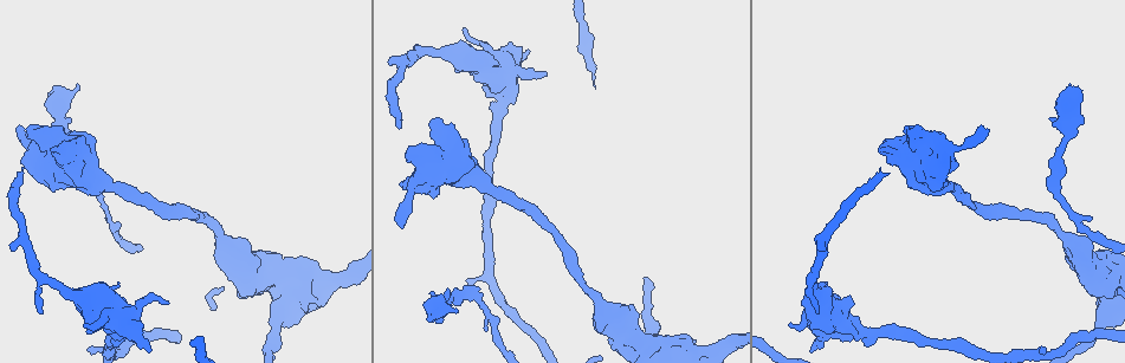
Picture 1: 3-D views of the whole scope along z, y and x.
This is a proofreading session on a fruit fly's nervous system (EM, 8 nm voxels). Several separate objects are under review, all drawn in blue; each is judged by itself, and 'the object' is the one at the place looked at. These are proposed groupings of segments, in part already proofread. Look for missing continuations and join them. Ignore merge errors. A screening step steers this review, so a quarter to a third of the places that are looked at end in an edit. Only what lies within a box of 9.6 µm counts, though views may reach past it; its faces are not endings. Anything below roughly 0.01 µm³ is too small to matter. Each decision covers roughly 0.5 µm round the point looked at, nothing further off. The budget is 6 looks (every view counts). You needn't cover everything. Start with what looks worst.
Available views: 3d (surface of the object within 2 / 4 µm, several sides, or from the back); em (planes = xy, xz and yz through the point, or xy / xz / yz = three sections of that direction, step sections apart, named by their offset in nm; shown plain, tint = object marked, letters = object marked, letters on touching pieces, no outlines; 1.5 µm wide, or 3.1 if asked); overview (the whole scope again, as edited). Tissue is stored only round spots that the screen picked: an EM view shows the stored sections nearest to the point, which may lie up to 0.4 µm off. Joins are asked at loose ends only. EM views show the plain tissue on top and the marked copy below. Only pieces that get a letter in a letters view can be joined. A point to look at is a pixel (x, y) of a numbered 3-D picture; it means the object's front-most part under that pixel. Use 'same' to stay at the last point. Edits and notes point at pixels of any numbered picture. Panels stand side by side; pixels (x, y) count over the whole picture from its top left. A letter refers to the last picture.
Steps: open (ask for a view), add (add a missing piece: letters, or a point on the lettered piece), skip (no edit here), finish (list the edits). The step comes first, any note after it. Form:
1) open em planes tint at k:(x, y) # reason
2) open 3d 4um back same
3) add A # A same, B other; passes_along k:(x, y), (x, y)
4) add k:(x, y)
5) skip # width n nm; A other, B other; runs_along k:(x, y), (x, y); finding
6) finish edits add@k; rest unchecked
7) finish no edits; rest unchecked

open 3d 2um at 1:(22, 175)

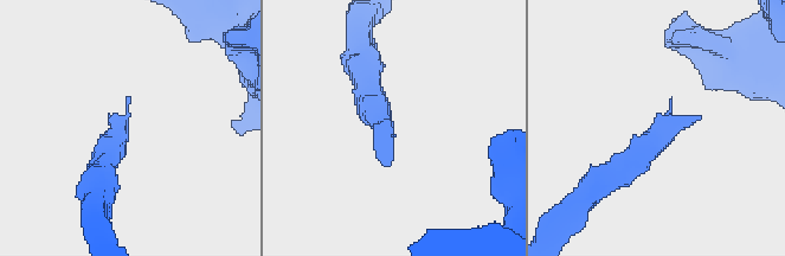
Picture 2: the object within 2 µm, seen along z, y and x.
open em yz step 4 tint at 2:(389, 160)

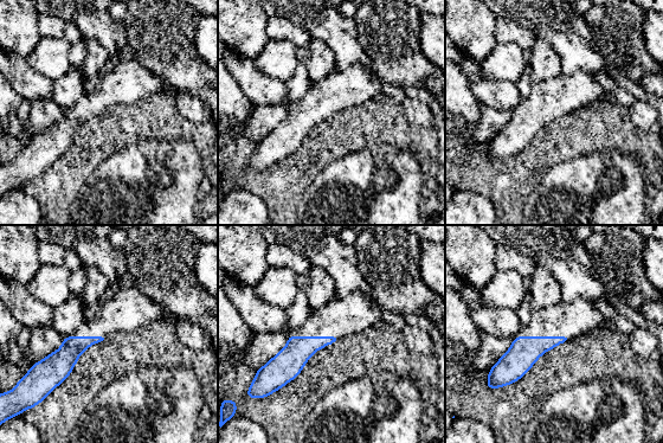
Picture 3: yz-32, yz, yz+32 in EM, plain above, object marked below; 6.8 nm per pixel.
open em planes letters same # another direction

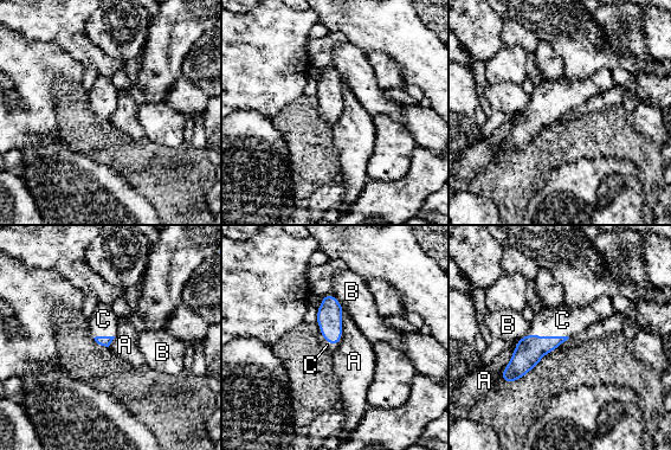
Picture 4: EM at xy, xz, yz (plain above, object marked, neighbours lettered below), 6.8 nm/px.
add C # A other, B other, C same; the neuron continues

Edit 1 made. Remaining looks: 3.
open em yz step 8 tint at 1:(168, 304) # free end

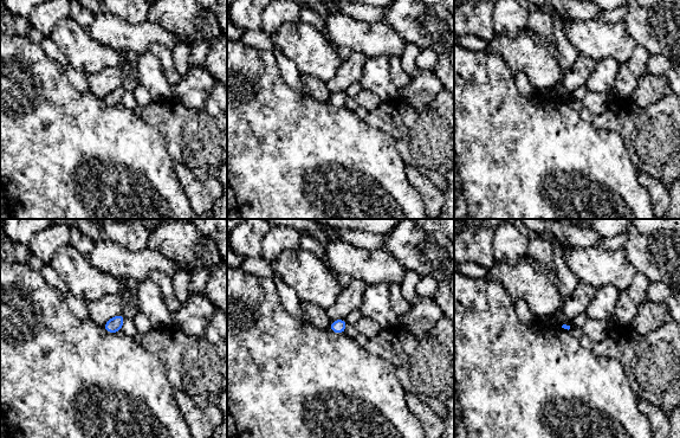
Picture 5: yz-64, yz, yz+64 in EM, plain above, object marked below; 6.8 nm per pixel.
open em xz step 8 letters same # another direction

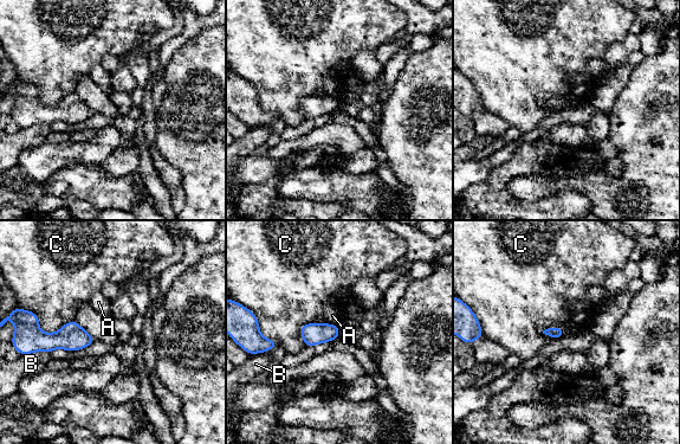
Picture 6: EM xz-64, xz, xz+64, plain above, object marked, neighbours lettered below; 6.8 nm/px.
skip # longest_contact C 260 nm; A other, B other, C other; none of them fits

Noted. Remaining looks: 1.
finish edits add@4; rest unchecked

